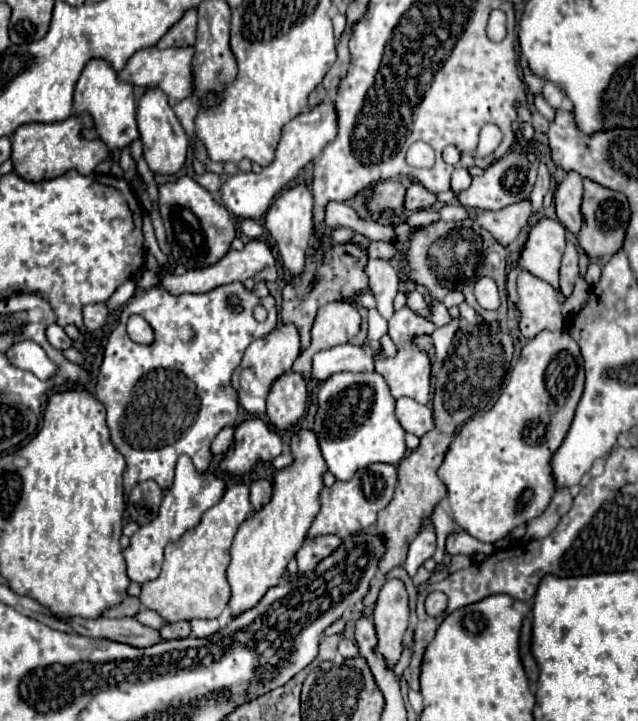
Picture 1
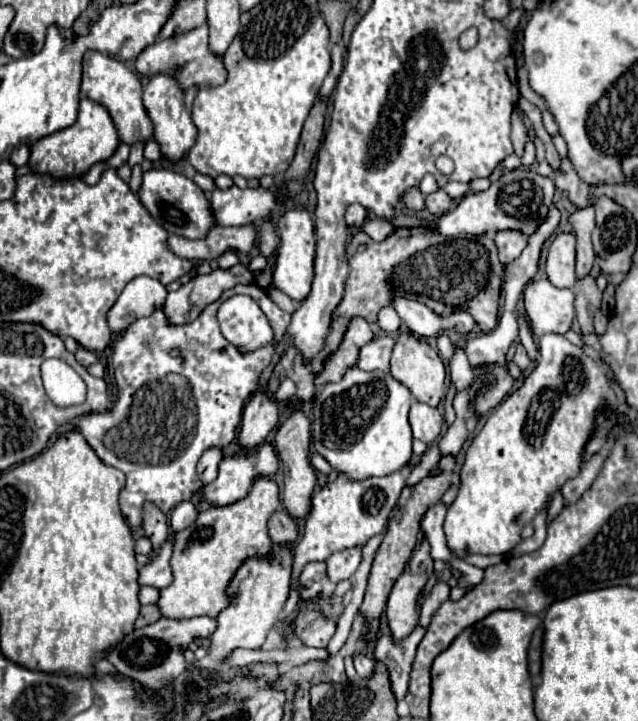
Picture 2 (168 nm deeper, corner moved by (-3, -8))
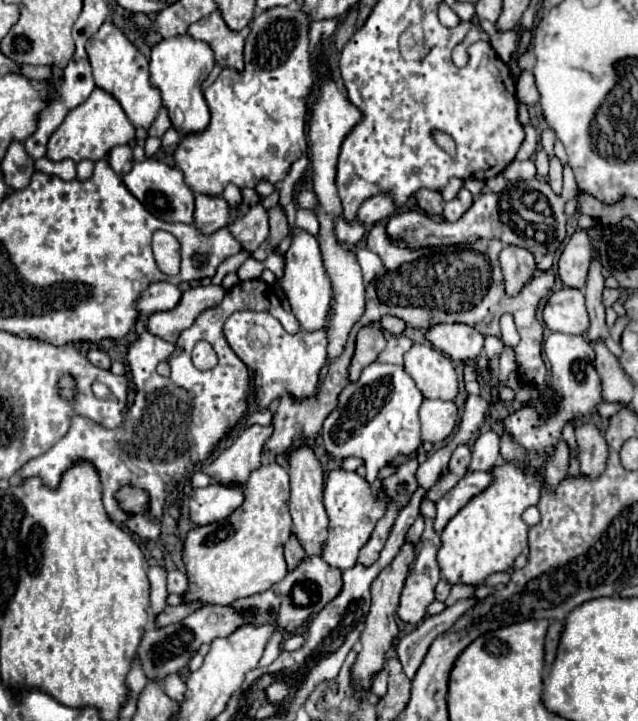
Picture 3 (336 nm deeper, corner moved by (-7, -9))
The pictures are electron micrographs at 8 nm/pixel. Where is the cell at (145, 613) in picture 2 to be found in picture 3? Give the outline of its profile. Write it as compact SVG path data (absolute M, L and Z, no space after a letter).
M197 601L197 603L193 603L193 605L179 605L179 607L165 607L165 611L157 617L157 625L161 625L161 627L165 627L165 625L173 625L173 623L177 623L177 621L183 621L189 613L193 613L193 611L197 611L197 609L201 609L203 607L203 603L201 601Z

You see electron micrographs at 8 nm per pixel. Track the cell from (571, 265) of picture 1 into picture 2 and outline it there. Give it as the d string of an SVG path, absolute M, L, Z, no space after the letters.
M591 276L585 280L577 280L577 296L575 296L575 312L581 324L581 332L593 332L593 316L601 306L601 292L595 286Z

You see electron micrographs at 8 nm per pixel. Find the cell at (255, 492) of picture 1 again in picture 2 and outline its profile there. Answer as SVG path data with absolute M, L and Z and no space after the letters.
M277 510L269 518L269 536L273 544L291 544L297 538L297 528L285 510Z

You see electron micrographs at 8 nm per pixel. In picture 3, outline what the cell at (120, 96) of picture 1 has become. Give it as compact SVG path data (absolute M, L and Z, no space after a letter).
M105 21L101 29L87 41L87 53L93 67L95 85L109 91L125 109L131 123L135 127L149 129L153 119L161 109L161 93L151 85L149 77L149 61L137 51L137 47L125 37L121 29L117 29L111 21Z

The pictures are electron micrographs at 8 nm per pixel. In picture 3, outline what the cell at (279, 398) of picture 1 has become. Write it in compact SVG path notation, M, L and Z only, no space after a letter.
M299 447L289 453L289 477L291 477L291 517L293 533L301 541L307 555L321 555L327 537L329 517L323 507L323 469L309 447Z

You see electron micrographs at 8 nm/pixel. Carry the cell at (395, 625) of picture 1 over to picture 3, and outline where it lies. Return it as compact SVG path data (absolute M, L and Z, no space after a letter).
M423 497L421 511L419 513L425 519L425 531L421 535L421 547L419 547L419 551L415 555L415 561L411 565L411 571L407 575L407 581L405 581L405 587L403 587L403 593L401 593L399 611L397 611L399 617L405 623L419 623L419 621L423 621L423 617L427 613L427 607L435 601L435 585L441 579L439 577L441 571L439 571L439 565L437 565L437 559L435 559L437 557L437 551L441 547L441 539L439 539L439 535L435 533L435 527L433 527L433 523L435 523L435 503L429 501L427 497Z

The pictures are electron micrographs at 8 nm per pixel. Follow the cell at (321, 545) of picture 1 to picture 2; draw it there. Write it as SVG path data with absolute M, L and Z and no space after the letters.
M361 546L335 552L325 562L327 562L327 576L331 582L341 582L345 578L351 578L361 562Z

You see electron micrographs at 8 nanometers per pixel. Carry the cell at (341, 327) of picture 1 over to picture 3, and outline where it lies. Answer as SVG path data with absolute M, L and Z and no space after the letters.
M367 325L359 331L357 335L357 347L355 347L355 355L353 355L353 361L351 361L351 367L349 367L349 379L355 383L361 375L361 371L371 365L379 353L385 349L385 337L383 337L383 331L375 325Z

